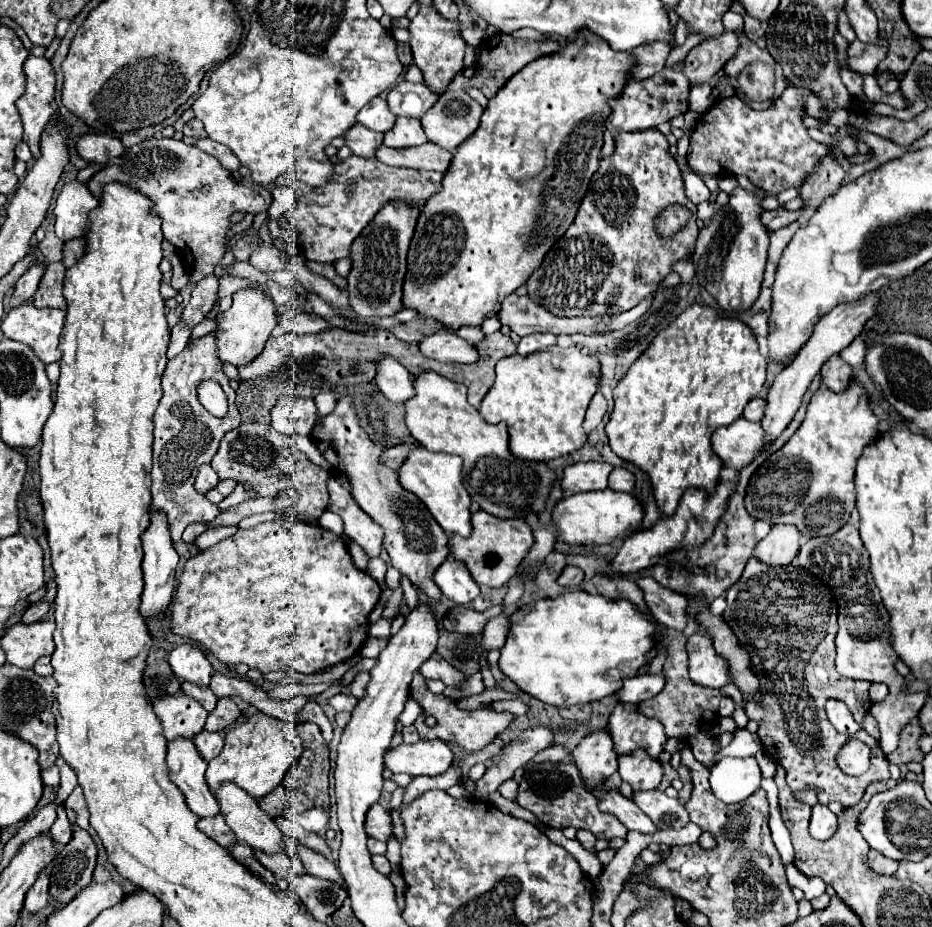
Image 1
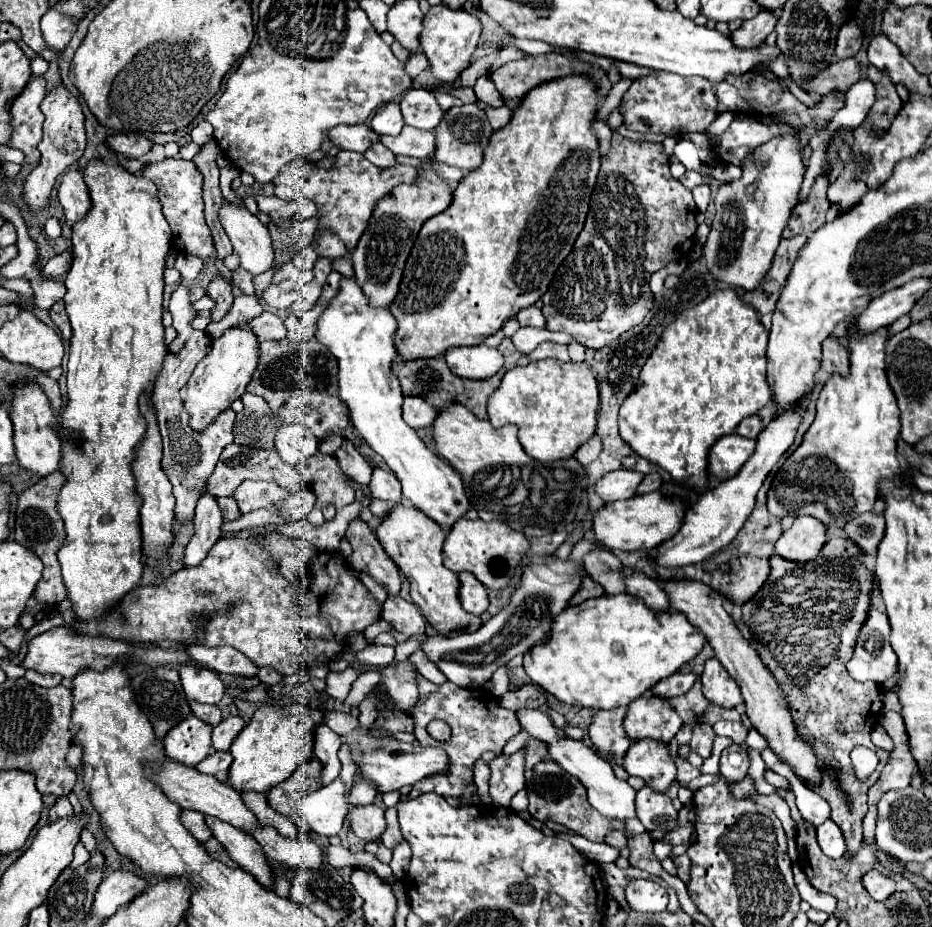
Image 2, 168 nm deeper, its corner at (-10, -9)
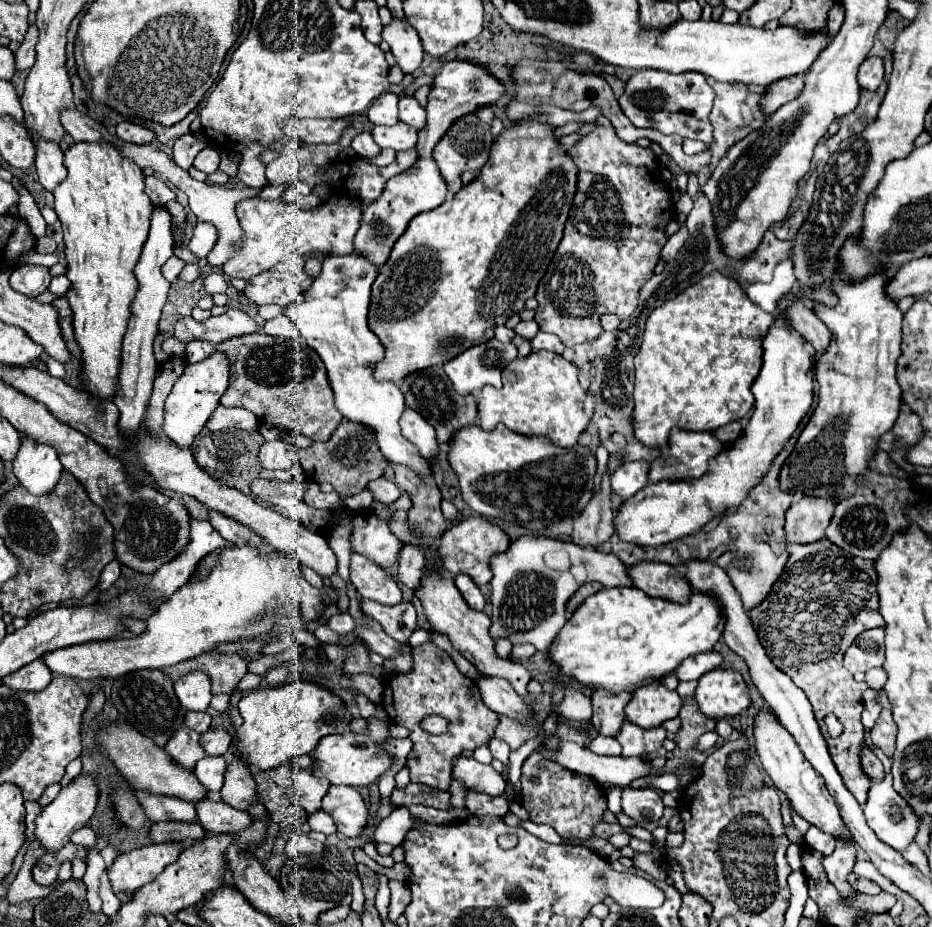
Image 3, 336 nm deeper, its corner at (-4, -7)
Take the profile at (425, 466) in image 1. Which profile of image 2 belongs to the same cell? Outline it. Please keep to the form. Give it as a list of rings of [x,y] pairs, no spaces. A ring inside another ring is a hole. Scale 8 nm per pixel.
[[[343,277],[339,283],[339,293],[317,317],[315,339],[337,357],[337,397],[347,405],[351,423],[361,433],[361,437],[375,453],[385,459],[389,469],[401,481],[403,497],[435,523],[451,527],[467,513],[469,501],[459,473],[433,451],[429,451],[425,443],[417,437],[415,429],[411,429],[401,417],[403,393],[399,379],[391,373],[391,363],[397,355],[393,345],[395,331],[395,317],[383,307],[369,305],[369,299],[357,285],[355,277]]]

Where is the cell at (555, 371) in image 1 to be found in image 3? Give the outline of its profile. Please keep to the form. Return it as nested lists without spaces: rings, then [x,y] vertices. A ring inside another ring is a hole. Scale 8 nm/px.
[[[537,351],[527,357],[517,357],[503,371],[503,387],[495,389],[491,385],[483,387],[479,393],[479,427],[485,431],[493,431],[497,423],[507,425],[511,431],[525,437],[547,437],[557,447],[573,447],[579,435],[585,431],[589,423],[589,415],[585,413],[585,391],[577,381],[579,369],[567,361],[563,355],[553,351]]]

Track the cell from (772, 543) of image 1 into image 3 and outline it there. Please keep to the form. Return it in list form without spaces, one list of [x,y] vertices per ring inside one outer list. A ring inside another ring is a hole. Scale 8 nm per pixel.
[[[799,499],[787,511],[785,541],[807,545],[823,539],[833,509],[835,503],[825,503],[825,499]]]

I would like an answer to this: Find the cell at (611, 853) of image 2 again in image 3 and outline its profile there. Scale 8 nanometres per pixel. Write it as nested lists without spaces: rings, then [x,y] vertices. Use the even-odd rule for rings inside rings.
[[[523,821],[521,827],[525,827],[529,833],[533,833],[535,837],[543,839],[543,841],[549,841],[549,843],[557,843],[557,845],[563,845],[565,839],[549,825],[539,825],[539,823],[533,823],[533,821]]]

